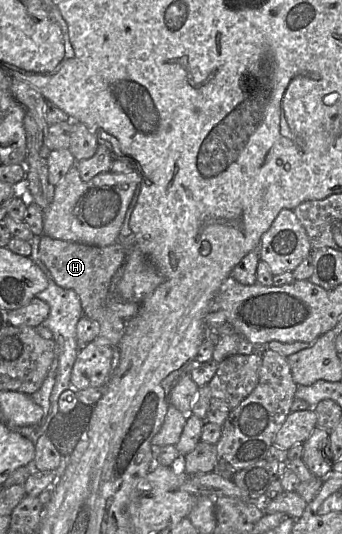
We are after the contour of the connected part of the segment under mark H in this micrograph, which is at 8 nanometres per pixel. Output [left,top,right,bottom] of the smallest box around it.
[39,235,127,348]

